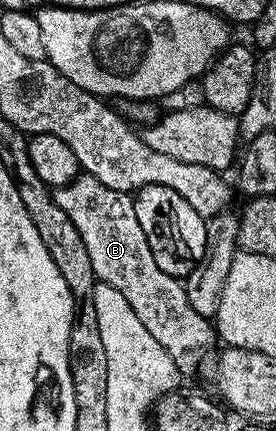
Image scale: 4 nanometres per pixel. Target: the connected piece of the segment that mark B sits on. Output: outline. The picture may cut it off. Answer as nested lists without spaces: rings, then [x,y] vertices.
[[[86,174],[54,189],[53,195],[57,206],[69,214],[73,226],[77,226],[77,234],[85,241],[96,281],[119,290],[128,299],[142,325],[172,356],[180,373],[197,371],[199,363],[211,351],[216,351],[217,329],[208,317],[197,314],[197,310],[189,306],[183,280],[165,274],[165,270],[157,266],[157,258],[153,258],[153,250],[149,250],[149,238],[145,238],[145,230],[141,230],[141,222],[137,222],[134,199],[121,190],[109,190],[105,182],[97,182],[97,178]]]

